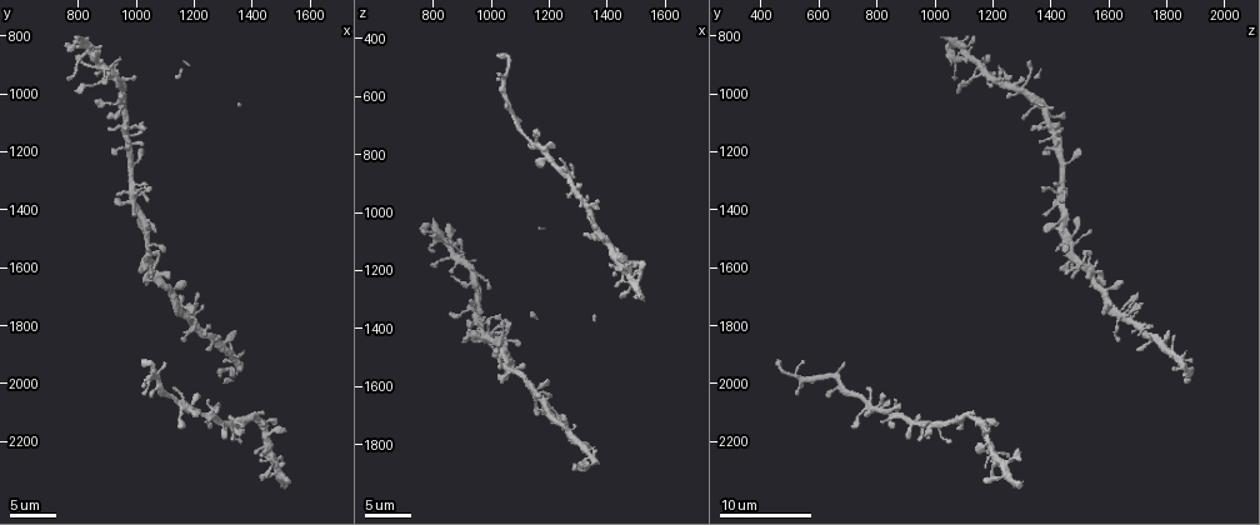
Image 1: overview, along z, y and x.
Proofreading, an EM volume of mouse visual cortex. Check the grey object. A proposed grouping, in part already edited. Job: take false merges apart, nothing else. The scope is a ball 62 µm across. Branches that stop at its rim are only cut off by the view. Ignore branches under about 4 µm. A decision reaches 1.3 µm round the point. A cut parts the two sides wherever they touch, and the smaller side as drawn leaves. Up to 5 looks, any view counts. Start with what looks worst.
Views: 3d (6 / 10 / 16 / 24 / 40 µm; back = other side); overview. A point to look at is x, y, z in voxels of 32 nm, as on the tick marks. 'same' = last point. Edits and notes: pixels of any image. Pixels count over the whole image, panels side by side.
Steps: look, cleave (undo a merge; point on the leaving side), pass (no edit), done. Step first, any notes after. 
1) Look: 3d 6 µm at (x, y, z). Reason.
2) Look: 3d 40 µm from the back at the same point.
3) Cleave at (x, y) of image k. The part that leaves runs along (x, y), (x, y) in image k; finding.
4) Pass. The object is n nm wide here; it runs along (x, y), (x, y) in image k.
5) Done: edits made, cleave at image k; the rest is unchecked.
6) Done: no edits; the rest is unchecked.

Look: 3d 16 µm at (950, 960, 1210). Looks like a crossing.

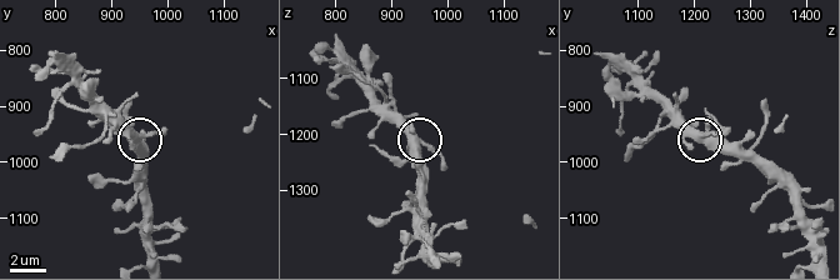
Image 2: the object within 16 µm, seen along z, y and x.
Pass. 4 arms meet here; continuous, no second neuron.

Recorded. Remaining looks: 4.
Look: 3d 16 µm at (1180, 1770, 1660). Looks like a crossing.

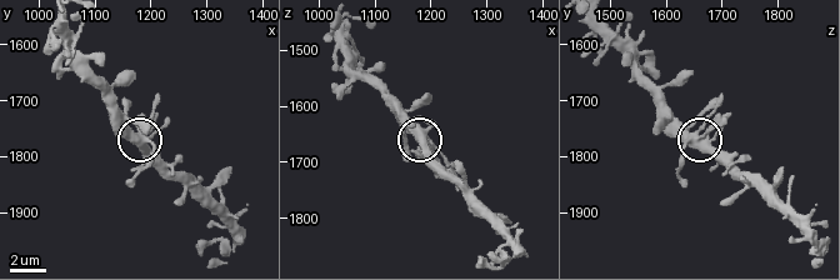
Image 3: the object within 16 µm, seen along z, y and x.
Look: 3d 16 µm from the back at (1175, 1770, 1660).

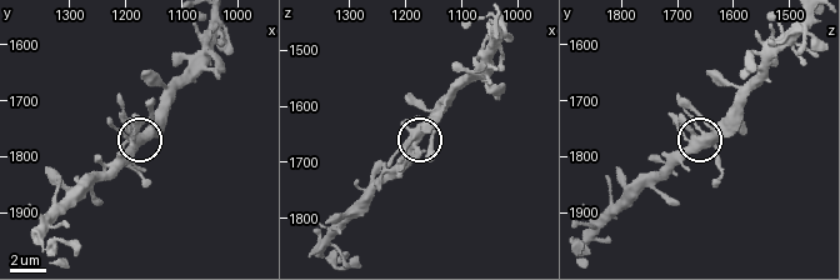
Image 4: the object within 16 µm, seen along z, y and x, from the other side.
Pass. It runs along (719, 159), (718, 148), (700, 141), (666, 173) in image 4; all the same neuron.

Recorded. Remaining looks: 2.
Look: 3d 10 µm at (1050, 1970, 540). Four-way junction.

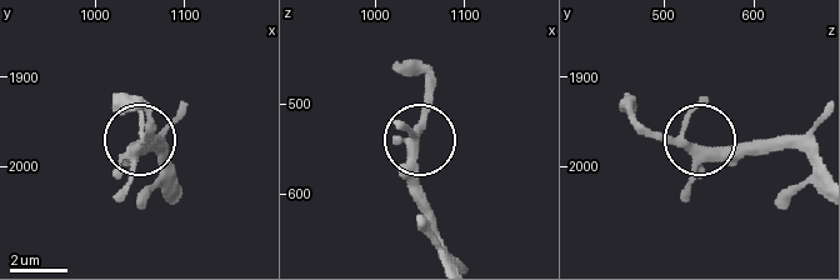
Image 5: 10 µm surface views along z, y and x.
Pass. It runs along (813, 166), (784, 145), (690, 145), (635, 130) in image 5; all the same neuron.

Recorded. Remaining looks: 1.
Done: no edits; the rest is unchecked.

